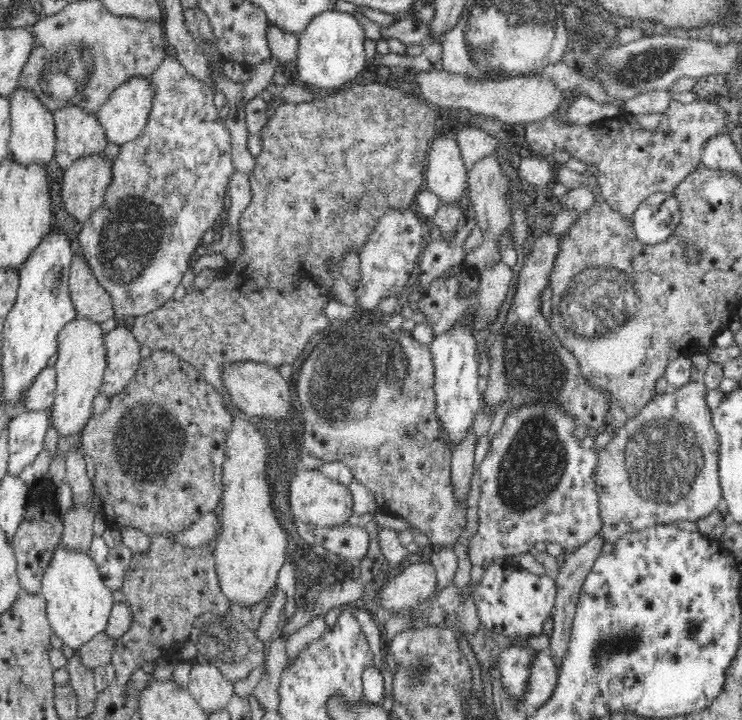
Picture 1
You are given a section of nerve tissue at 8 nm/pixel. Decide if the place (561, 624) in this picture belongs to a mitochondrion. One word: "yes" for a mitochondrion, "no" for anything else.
no

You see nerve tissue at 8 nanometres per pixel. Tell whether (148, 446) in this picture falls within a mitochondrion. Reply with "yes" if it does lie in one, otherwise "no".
yes

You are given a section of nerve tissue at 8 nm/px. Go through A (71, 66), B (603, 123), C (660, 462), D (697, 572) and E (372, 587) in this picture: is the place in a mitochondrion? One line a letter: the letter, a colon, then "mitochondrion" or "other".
A: mitochondrion
B: other
C: mitochondrion
D: other
E: other

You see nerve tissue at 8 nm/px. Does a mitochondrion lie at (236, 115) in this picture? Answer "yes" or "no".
no

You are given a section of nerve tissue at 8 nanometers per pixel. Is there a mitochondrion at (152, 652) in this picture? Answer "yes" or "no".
no

